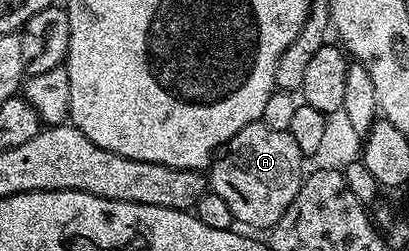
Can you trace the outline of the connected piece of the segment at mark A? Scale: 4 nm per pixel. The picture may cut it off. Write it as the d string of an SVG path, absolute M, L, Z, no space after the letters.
M262 122L248 124L214 159L207 172L207 184L212 192L223 198L238 225L246 224L241 225L246 229L271 230L299 194L303 179L301 163L299 145L288 131L273 130Z

